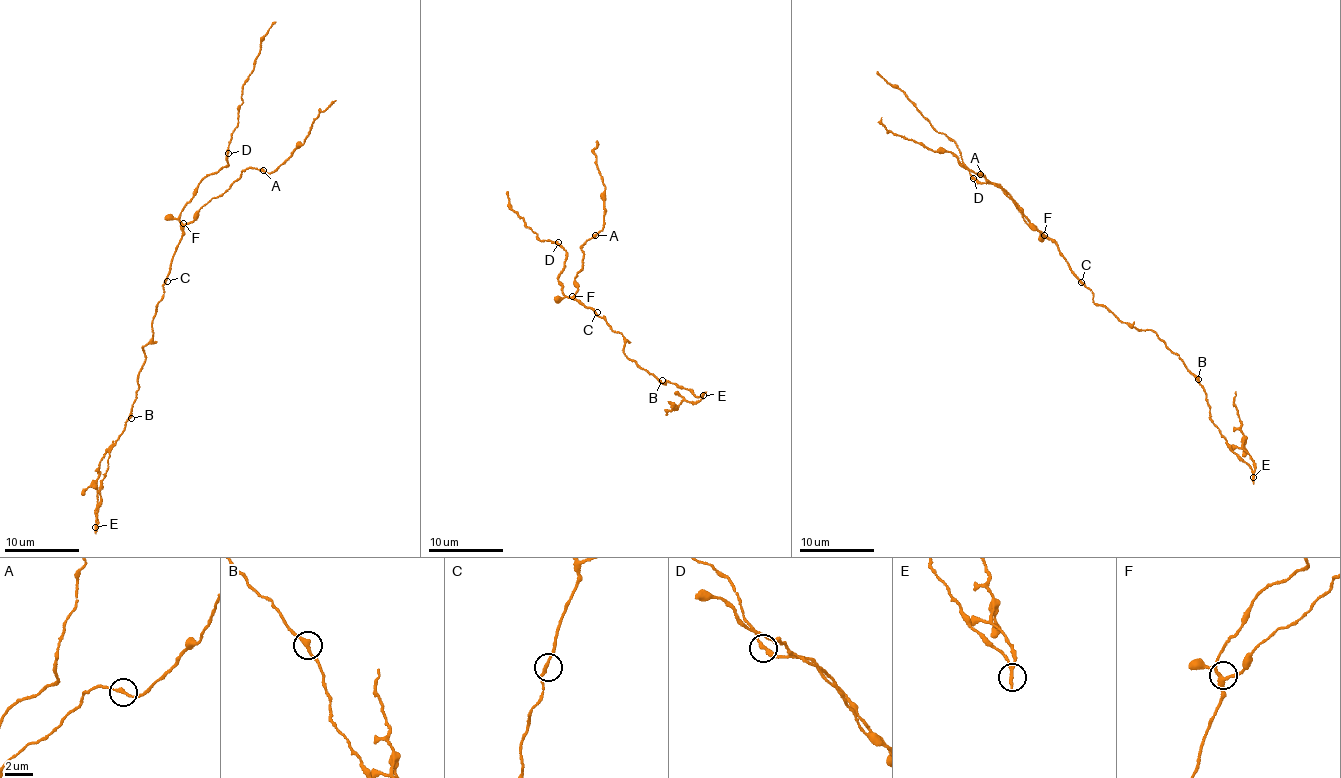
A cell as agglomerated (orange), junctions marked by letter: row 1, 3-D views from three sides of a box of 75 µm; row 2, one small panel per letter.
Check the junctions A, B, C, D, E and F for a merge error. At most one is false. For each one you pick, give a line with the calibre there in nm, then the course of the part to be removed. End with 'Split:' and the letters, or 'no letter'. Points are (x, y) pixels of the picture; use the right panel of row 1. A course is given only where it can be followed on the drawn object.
E: Thickness 240 nm. Course of the part to remove: (1253, 477), (1253, 459), (1243, 447), (1242, 421), (1234, 403), (1235, 390)
Split: E

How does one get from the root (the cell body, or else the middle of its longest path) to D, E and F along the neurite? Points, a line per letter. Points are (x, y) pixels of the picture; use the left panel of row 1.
D: (165, 279), (183, 230), (180, 219), (183, 208), (190, 201), (199, 182), (229, 162), (228, 153)
E: (165, 279), (163, 297), (151, 322), (153, 336), (141, 348), (145, 359), (125, 429), (108, 454), (96, 527)
F: (165, 279), (184, 231), (183, 223)

